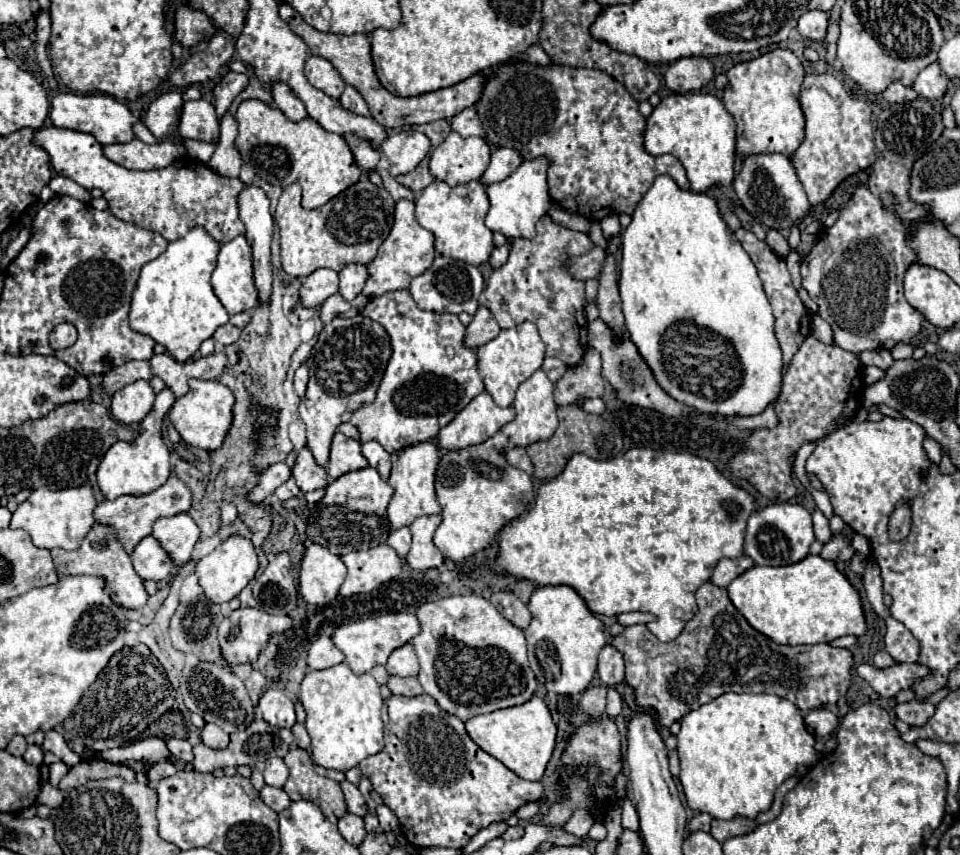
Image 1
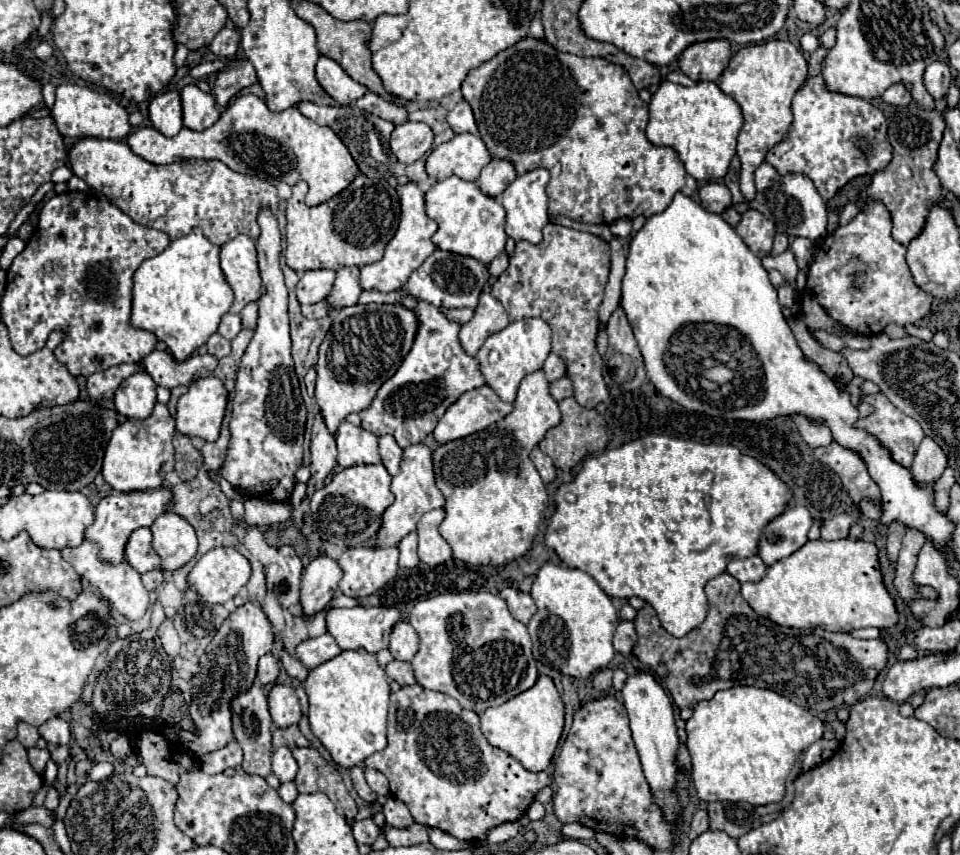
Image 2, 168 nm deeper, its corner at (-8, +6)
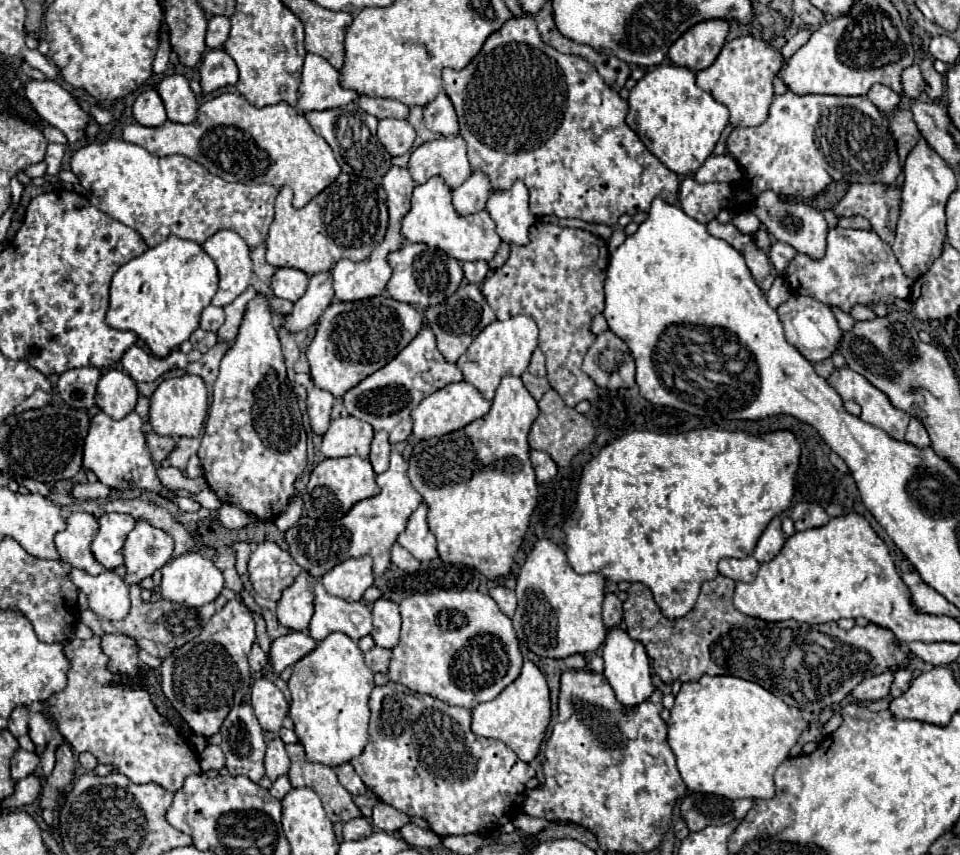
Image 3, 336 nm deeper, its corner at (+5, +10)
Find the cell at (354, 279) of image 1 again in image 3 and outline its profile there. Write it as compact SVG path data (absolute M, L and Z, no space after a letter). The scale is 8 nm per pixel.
M329 272L311 276L305 296L299 298L295 302L293 310L285 316L285 324L283 324L285 330L289 330L291 334L307 330L321 318L321 314L333 302L333 298L335 298L335 294L333 294L333 284L331 284Z

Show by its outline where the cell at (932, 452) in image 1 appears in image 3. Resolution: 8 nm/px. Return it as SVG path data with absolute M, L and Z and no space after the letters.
M911 416L911 422L909 422L909 428L907 428L907 436L905 436L907 442L919 446L919 448L925 448L925 446L931 446L931 440L929 440L929 434L923 426L923 422L915 416Z

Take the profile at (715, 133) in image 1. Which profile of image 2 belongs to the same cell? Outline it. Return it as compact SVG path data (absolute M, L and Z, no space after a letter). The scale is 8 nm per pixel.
M662 82L650 102L650 120L646 136L656 146L670 146L680 154L686 172L698 182L722 180L736 156L736 140L742 130L742 108L726 96L714 82L698 82L696 86L680 86Z

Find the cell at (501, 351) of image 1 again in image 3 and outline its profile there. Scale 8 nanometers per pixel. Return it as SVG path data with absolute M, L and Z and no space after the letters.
M513 316L505 322L495 320L491 322L481 334L471 342L467 352L457 360L457 366L461 368L465 382L473 384L485 400L493 400L495 390L505 376L521 376L527 366L533 350L537 348L537 326L529 316Z

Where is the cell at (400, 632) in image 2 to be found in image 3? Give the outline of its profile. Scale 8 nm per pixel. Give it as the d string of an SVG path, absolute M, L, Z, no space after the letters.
M379 598L373 602L373 640L381 648L393 648L399 642L401 630L401 614L399 606L391 600Z

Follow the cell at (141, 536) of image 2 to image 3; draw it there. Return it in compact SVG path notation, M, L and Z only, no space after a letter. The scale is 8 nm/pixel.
M105 512L97 516L97 524L99 524L99 530L91 542L95 560L103 564L107 570L123 566L121 546L125 544L127 534L133 530L135 520L129 514Z

